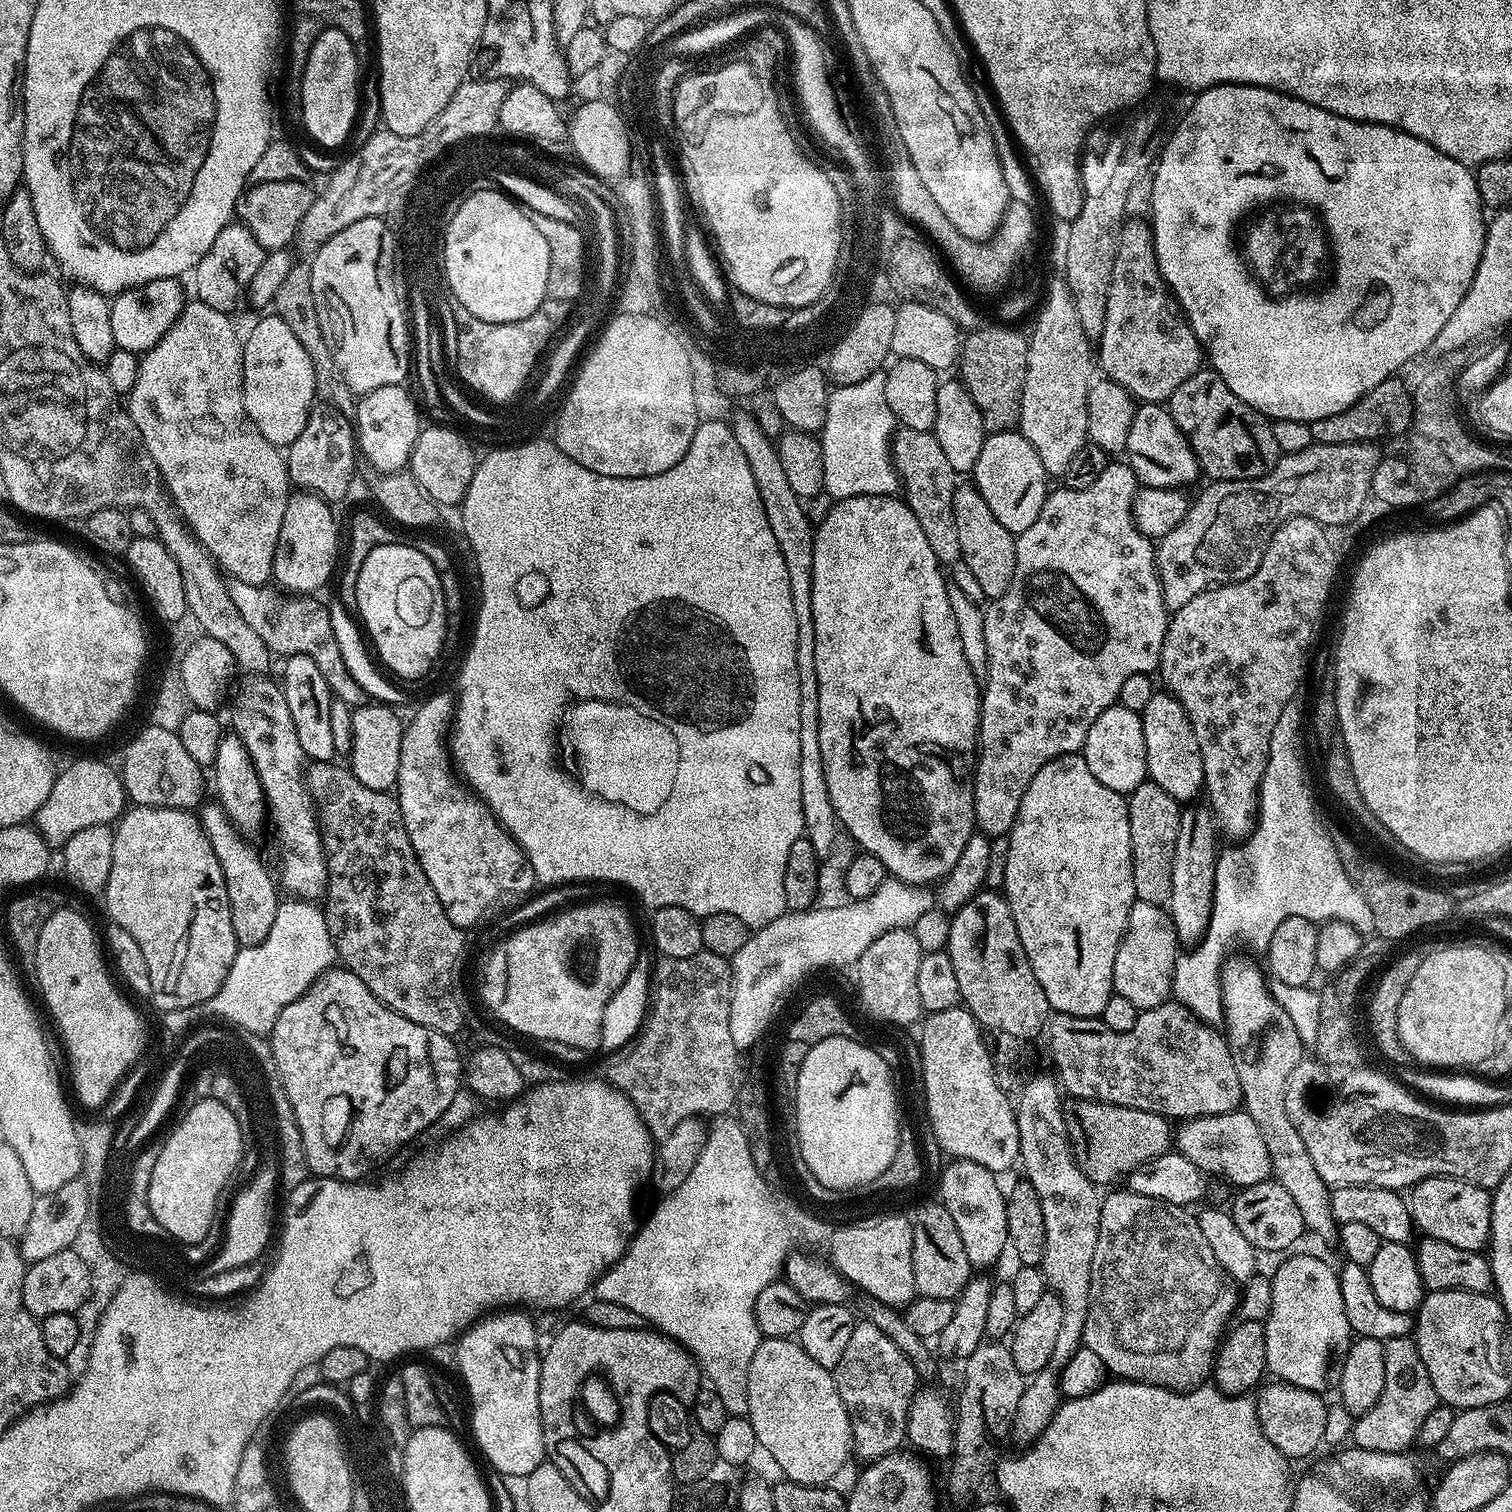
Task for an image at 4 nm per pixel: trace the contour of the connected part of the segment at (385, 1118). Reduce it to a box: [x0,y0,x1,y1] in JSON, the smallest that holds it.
[270,966,462,1182]

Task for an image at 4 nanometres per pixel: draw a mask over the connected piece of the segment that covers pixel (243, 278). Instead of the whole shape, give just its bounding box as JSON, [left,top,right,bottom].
[194,222,266,312]

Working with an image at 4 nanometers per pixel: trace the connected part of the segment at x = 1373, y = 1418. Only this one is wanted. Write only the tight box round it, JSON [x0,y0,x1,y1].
[1351,1337,1438,1452]

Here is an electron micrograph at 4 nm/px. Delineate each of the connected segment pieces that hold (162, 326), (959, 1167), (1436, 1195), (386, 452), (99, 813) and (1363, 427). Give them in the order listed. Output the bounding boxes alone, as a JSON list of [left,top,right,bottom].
[[110,276,186,354],[939,1160,1009,1270],[1410,1176,1493,1252],[354,384,422,474],[34,760,125,846],[1311,378,1412,446]]

